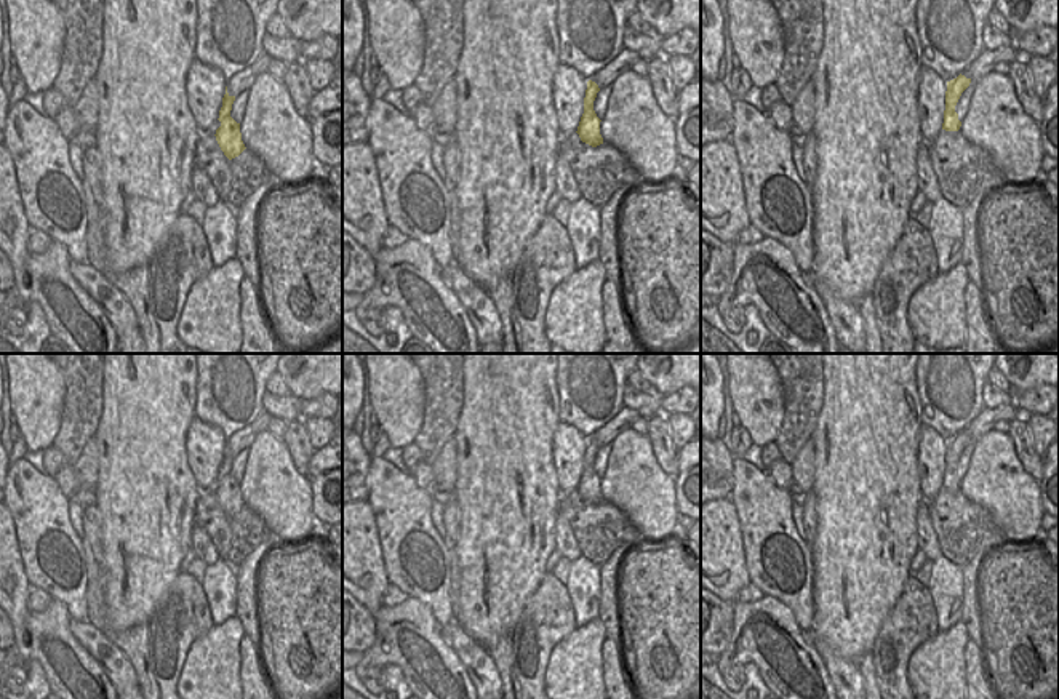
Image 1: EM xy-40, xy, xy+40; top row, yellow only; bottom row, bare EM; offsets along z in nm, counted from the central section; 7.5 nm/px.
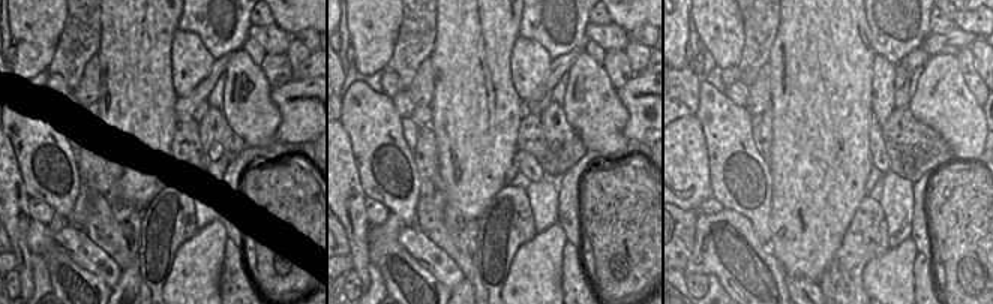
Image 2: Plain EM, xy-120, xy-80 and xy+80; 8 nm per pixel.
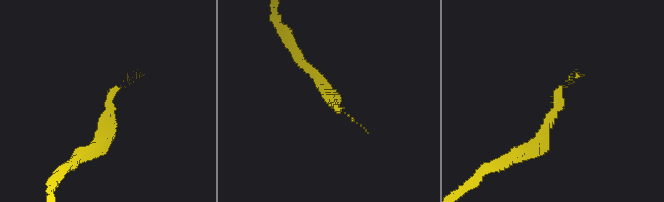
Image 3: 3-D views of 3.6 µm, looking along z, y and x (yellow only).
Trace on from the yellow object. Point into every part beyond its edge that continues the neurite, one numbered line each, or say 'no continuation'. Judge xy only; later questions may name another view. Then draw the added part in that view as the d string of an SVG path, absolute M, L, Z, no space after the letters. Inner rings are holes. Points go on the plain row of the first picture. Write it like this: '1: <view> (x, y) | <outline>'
no continuation

